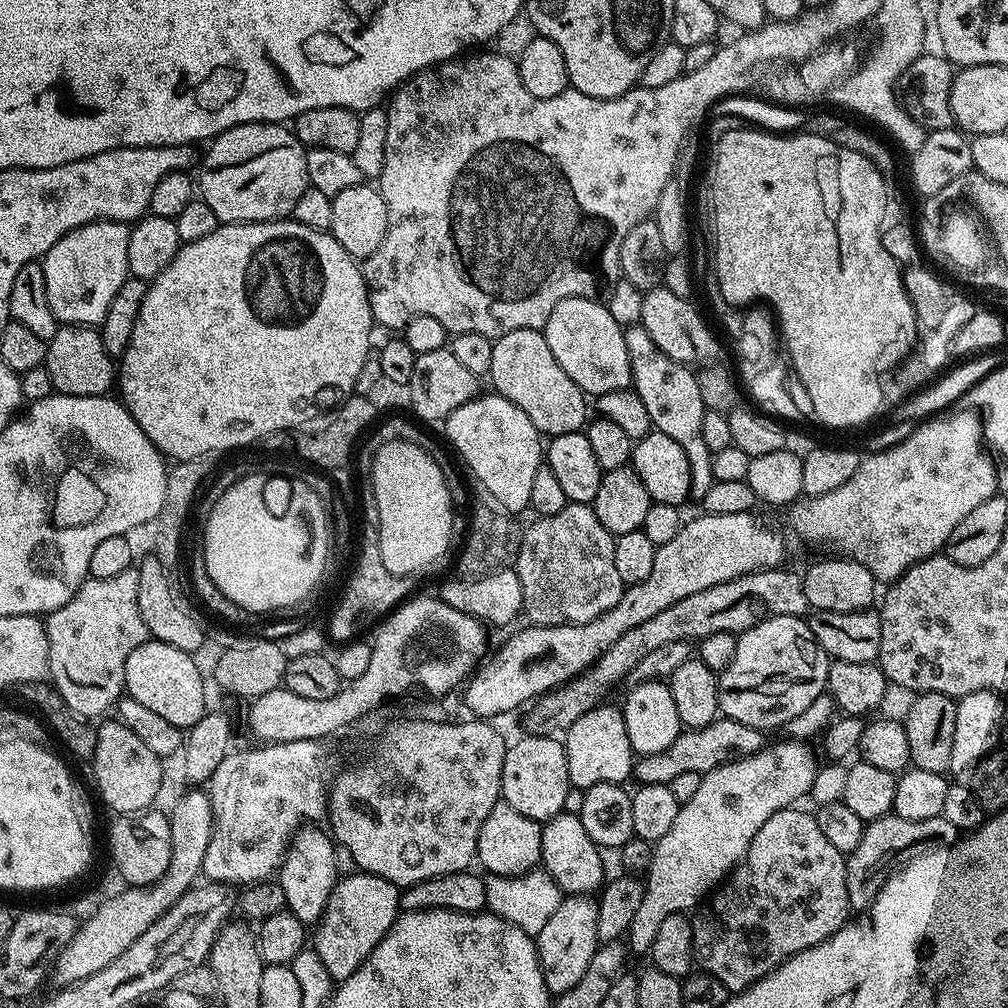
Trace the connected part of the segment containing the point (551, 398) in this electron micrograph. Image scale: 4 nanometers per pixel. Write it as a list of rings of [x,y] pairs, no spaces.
[[[523,328],[495,337],[494,358],[488,376],[496,387],[493,388],[495,395],[514,402],[514,406],[518,406],[518,410],[522,410],[522,414],[526,414],[545,437],[579,432],[589,419],[590,404],[585,392],[574,383],[570,374],[566,374],[566,370],[562,370],[562,366],[558,366],[558,358],[550,354],[543,331]]]

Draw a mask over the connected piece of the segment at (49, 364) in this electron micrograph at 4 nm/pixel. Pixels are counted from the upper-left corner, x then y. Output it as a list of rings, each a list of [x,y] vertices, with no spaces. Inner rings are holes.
[[[65,324],[57,327],[54,338],[48,341],[48,353],[42,367],[50,374],[53,389],[61,396],[106,396],[114,388],[114,357],[106,354],[106,346],[102,346],[99,331],[86,324]]]

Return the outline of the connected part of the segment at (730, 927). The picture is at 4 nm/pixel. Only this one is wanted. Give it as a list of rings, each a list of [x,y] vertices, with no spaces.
[[[793,806],[778,810],[766,818],[758,834],[754,834],[750,850],[746,850],[724,883],[695,909],[691,917],[695,963],[718,978],[729,993],[735,994],[744,992],[794,954],[810,946],[818,946],[818,942],[833,936],[850,919],[845,859],[845,853],[834,850],[833,844],[823,836],[811,811],[803,812],[800,806]]]

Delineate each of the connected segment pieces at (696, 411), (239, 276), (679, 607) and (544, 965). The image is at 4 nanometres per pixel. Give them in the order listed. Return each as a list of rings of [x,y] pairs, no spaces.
[[[633,324],[624,328],[624,341],[626,342],[626,354],[630,358],[630,370],[632,371],[632,388],[642,398],[647,412],[650,414],[650,422],[655,431],[674,438],[682,450],[686,450],[686,458],[690,468],[690,496],[696,502],[703,501],[706,490],[712,485],[712,452],[702,439],[702,418],[705,407],[702,400],[702,392],[699,390],[697,373],[691,367],[679,364],[671,360],[658,346],[654,346],[654,338],[646,334],[643,324]]]
[[[291,218],[256,220],[252,224],[221,223],[214,234],[206,234],[198,242],[181,244],[174,262],[149,283],[146,298],[142,298],[142,310],[138,310],[138,322],[134,322],[134,334],[130,334],[130,346],[126,346],[118,360],[118,396],[134,422],[142,426],[142,434],[165,457],[173,456],[171,459],[177,462],[197,458],[208,450],[224,454],[227,448],[244,448],[260,442],[260,432],[269,437],[284,434],[284,424],[296,427],[296,420],[304,420],[304,416],[312,416],[312,412],[320,412],[320,408],[328,408],[333,402],[341,404],[347,400],[370,355],[372,328],[370,298],[361,265],[356,257],[342,250],[331,231],[310,230],[310,226],[302,226]]]
[[[788,566],[764,568],[761,572],[751,572],[730,582],[710,586],[710,590],[698,590],[698,594],[690,594],[682,598],[682,602],[666,606],[662,614],[654,614],[654,618],[626,630],[626,634],[622,634],[622,638],[618,638],[618,642],[614,642],[614,646],[610,646],[610,650],[606,650],[606,654],[602,654],[602,658],[598,658],[598,662],[594,662],[588,671],[577,676],[569,684],[563,684],[561,688],[555,688],[553,692],[546,692],[539,697],[523,713],[523,731],[530,736],[563,733],[574,722],[578,722],[582,714],[596,707],[605,697],[604,692],[614,687],[619,680],[627,681],[634,666],[658,646],[683,640],[699,642],[710,634],[723,632],[739,634],[750,630],[758,622],[770,619],[771,616],[803,617],[808,611],[803,575],[799,571],[791,572]]]
[[[565,895],[558,910],[554,910],[554,918],[550,918],[550,922],[546,922],[546,926],[542,926],[542,930],[534,938],[542,978],[546,982],[546,990],[553,997],[566,994],[566,990],[574,990],[574,986],[578,986],[586,966],[590,966],[590,958],[594,958],[596,953],[597,934],[596,900],[592,896]]]

